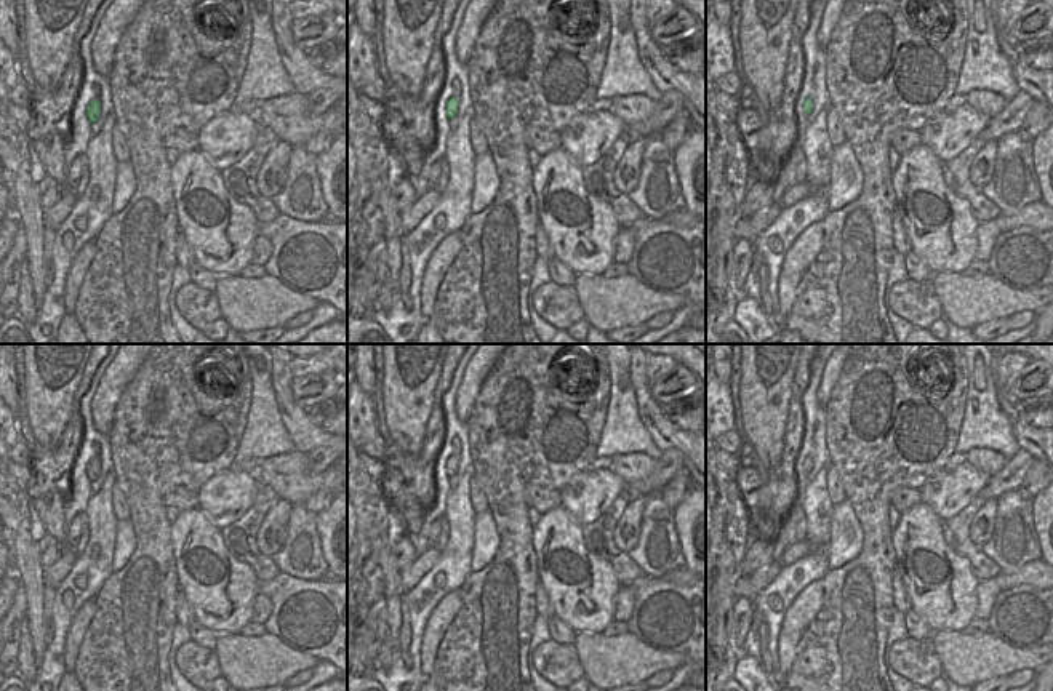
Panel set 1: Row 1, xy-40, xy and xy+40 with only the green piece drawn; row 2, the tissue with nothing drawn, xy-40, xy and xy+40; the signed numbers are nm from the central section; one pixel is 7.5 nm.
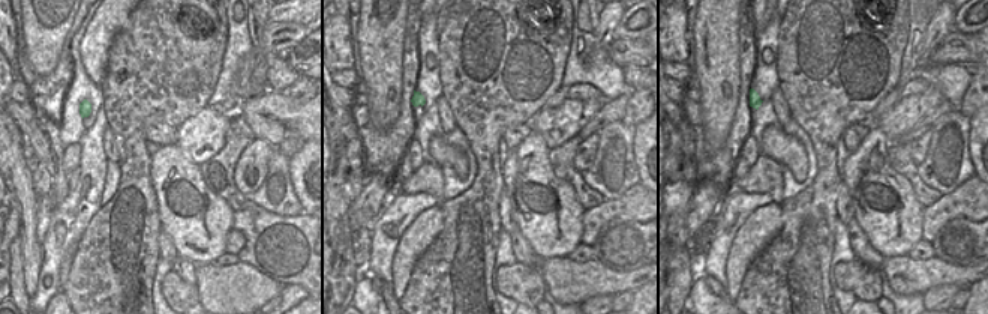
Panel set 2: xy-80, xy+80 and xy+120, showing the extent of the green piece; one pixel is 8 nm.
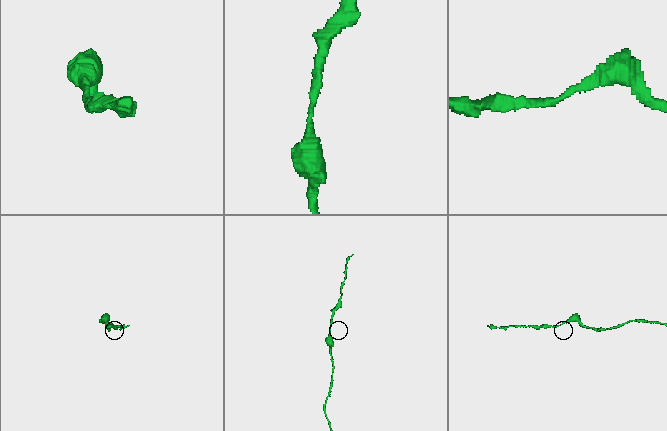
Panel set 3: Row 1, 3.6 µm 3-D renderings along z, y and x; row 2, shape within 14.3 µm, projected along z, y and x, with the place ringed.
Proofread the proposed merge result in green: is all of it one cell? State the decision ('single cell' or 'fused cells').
single cell

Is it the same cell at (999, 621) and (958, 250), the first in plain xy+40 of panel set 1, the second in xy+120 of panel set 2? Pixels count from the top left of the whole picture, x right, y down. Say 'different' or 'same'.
same

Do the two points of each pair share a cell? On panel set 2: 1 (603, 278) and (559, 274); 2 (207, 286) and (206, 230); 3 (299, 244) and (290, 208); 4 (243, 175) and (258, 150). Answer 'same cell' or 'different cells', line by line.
1: same cell
2: different cells
3: different cells
4: same cell

